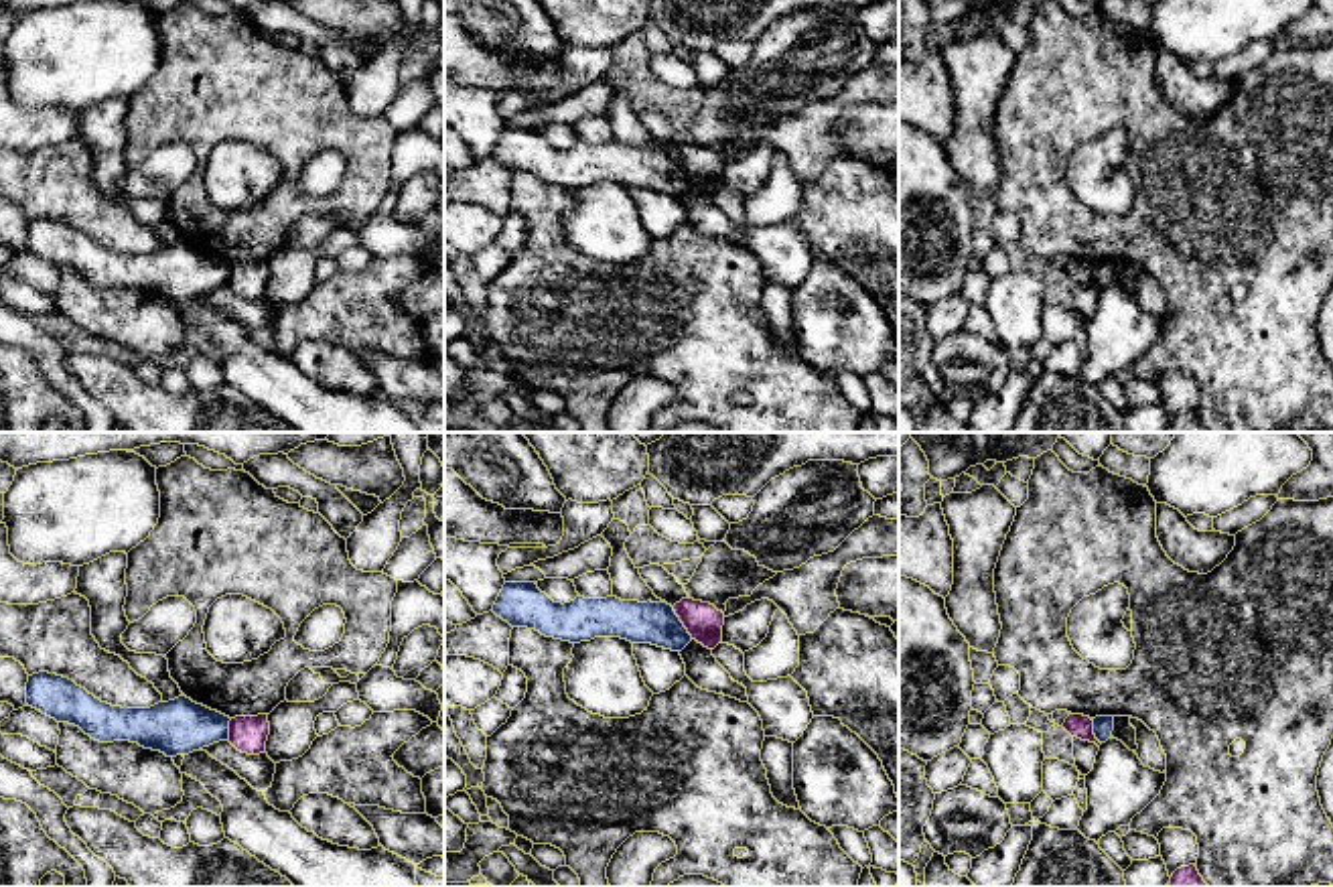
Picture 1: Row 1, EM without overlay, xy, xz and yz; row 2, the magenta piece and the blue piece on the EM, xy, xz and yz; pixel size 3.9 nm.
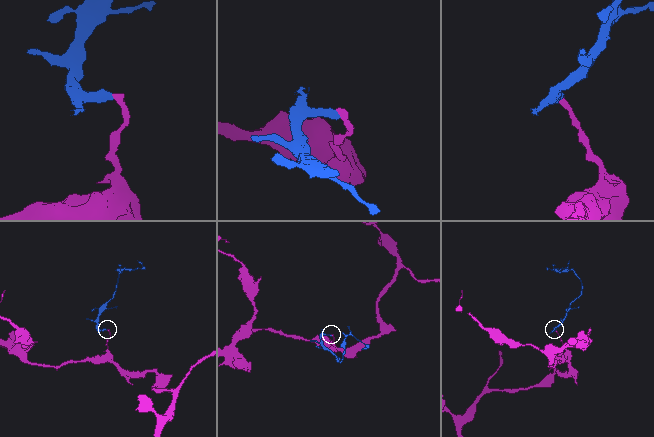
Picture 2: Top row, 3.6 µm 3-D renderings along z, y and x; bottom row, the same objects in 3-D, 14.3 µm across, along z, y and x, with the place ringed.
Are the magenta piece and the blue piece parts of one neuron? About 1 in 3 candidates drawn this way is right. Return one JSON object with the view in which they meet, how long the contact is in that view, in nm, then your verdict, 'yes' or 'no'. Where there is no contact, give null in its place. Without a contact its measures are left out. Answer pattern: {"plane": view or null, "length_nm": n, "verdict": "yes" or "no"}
{"plane": "xz", "length_nm": 150, "verdict": "no"}

